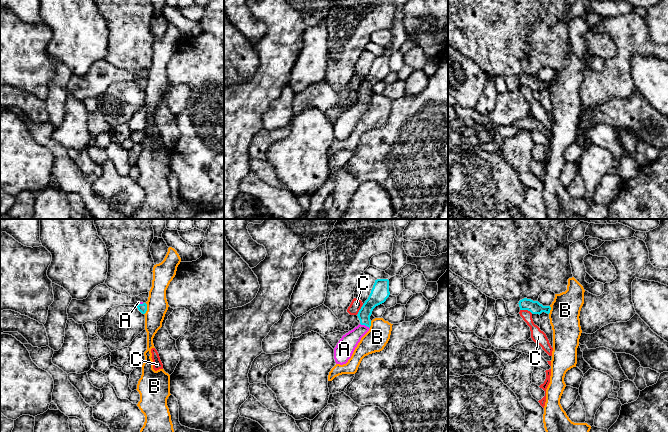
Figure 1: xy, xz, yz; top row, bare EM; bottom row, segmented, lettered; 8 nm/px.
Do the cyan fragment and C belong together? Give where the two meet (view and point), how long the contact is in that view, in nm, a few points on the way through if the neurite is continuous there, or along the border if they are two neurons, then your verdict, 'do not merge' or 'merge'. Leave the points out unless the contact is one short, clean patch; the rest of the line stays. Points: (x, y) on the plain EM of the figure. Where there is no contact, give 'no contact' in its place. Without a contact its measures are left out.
meets cyan in yz at (526, 85); contact 110 nm long; border along yz (520, 85), (526, 85), (532, 89); do not merge

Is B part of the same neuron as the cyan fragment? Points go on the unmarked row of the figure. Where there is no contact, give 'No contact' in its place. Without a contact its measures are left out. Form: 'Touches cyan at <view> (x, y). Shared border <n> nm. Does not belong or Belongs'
Touches cyan at xy (146, 85). Shared border 100 nm. Does not belong

